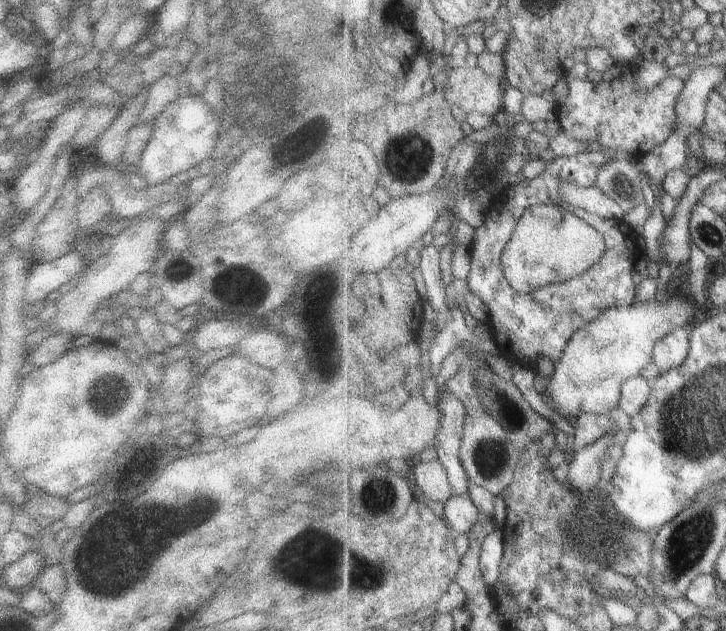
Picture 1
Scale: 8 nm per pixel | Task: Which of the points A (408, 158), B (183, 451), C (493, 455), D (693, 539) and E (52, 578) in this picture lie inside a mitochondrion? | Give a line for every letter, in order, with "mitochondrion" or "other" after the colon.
A: mitochondrion
B: other
C: mitochondrion
D: mitochondrion
E: other

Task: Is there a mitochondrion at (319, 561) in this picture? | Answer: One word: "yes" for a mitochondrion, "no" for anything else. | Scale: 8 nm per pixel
yes

